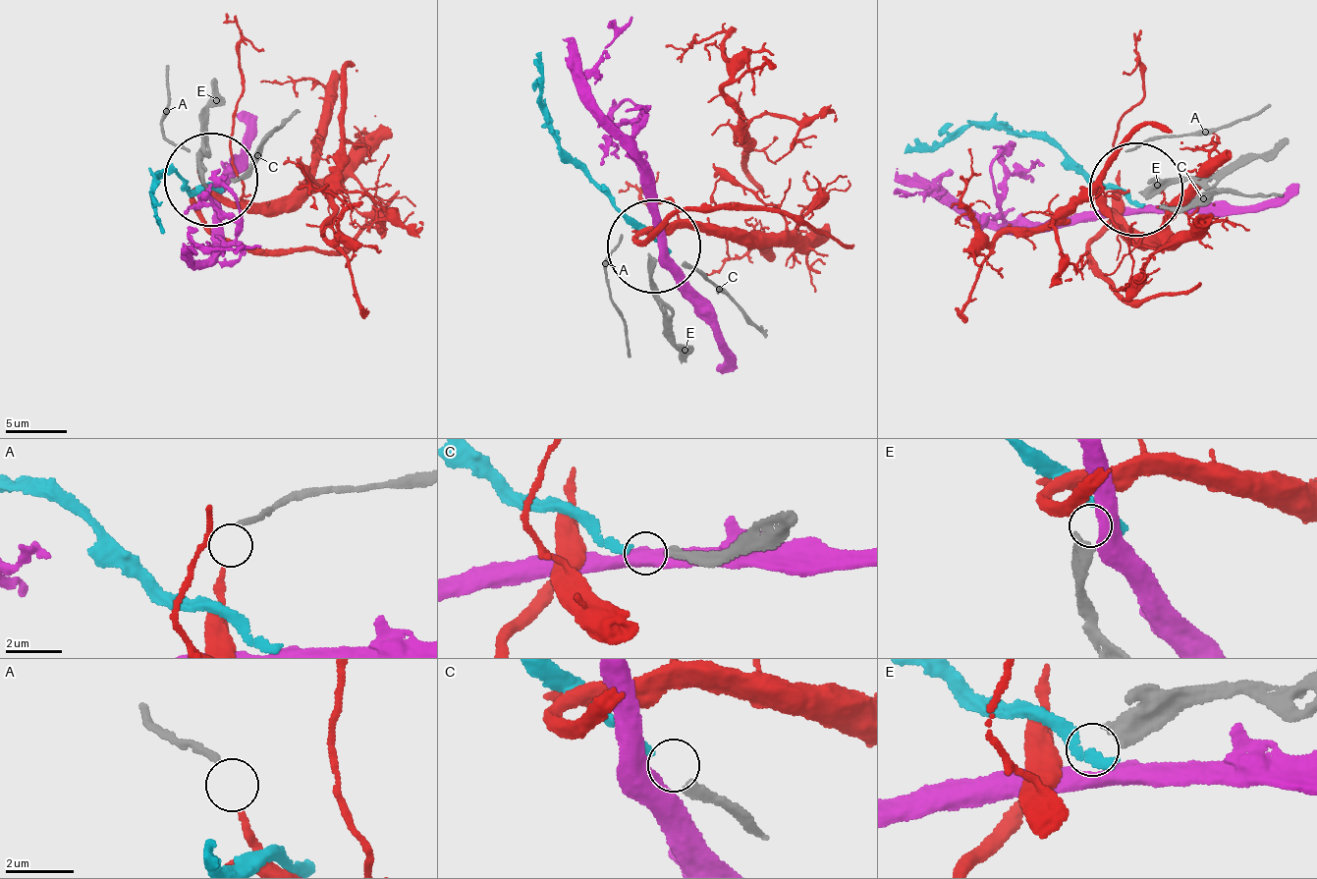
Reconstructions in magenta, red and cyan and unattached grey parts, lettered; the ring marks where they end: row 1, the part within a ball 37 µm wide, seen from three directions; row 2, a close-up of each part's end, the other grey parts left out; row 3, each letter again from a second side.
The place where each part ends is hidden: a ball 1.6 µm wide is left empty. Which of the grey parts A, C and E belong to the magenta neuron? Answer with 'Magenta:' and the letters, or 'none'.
Magenta: none

